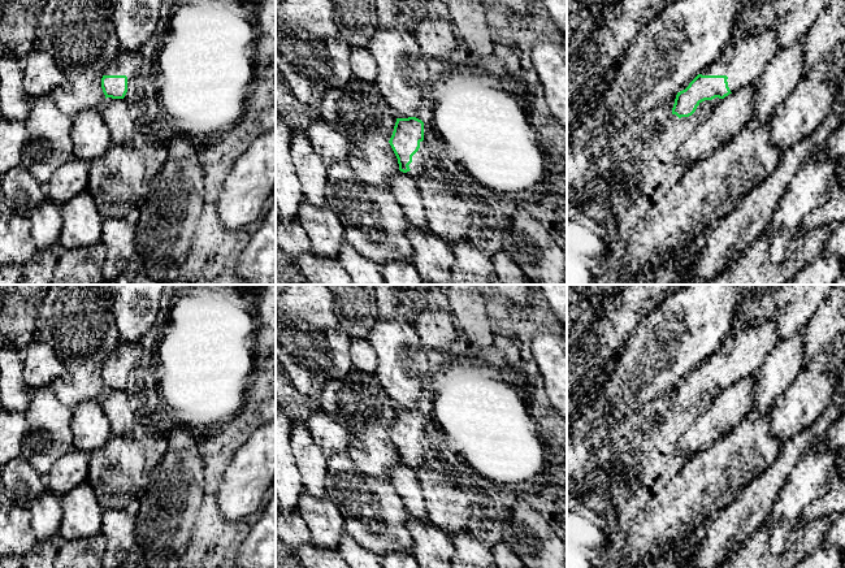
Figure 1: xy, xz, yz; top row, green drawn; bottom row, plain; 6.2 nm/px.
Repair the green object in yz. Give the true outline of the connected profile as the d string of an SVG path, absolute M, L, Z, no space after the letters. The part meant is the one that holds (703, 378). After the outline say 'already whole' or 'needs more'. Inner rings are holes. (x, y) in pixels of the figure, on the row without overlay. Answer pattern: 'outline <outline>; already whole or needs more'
outline M776 321L750 322L729 335L689 377L677 383L672 406L692 407L705 391L724 390L751 376L777 344Z; needs more

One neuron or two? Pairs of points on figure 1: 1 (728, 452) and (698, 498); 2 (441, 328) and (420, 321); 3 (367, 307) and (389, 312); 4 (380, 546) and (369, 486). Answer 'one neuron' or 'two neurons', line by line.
1: one neuron
2: one neuron
3: two neurons
4: one neuron

